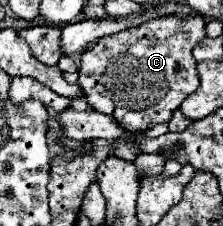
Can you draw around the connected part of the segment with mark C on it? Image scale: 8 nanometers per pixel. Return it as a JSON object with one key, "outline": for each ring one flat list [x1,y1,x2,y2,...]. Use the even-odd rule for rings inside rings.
{"outline":[[162,16,150,22,144,22,136,28,116,32,98,40,80,56,78,82,82,82,82,90,86,92,86,100,90,106,102,114,114,116,126,130,144,132,150,124,168,122,172,112,180,108,180,104,198,88,198,68,192,56,196,44,200,44,206,36,206,20,202,16]]}

